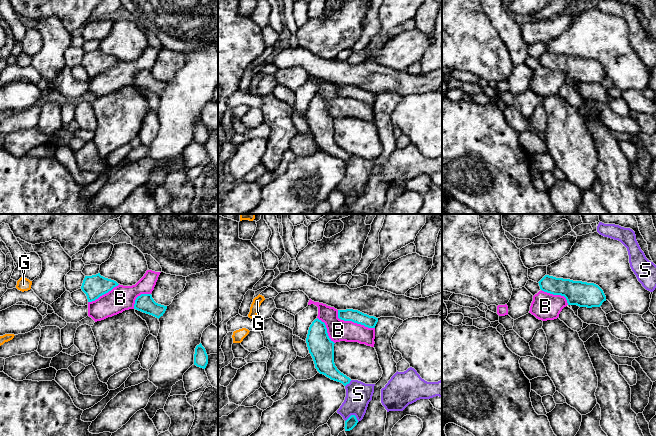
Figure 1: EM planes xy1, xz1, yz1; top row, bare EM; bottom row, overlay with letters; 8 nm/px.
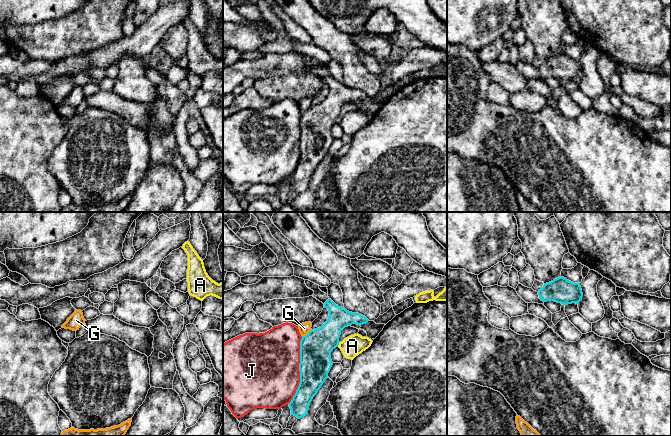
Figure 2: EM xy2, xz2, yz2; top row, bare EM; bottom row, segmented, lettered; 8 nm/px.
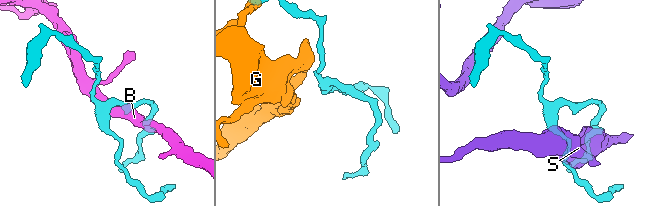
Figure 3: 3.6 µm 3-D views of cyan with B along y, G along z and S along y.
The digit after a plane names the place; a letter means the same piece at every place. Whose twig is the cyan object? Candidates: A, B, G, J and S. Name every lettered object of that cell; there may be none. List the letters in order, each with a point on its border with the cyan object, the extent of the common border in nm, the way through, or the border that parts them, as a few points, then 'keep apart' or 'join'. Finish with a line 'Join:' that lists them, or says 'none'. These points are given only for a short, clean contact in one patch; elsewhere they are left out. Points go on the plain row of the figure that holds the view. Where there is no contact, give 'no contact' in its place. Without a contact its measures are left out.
A: contact xz2 (338, 120); length 40 nm; border xz2 (339, 119), (337, 122); keep apart
B: contact xz1 (353, 97); length 340 nm; keep apart
G: contact xz2 (307, 110); length 100 nm; border xz2 (311, 105), (302, 113); keep apart
J: contact xz2 (299, 146); length 550 nm; keep apart
S: contact xz1 (352, 191); length 110 nm; border xz1 (358, 196), (354, 191), (351, 191), (345, 197); keep apart
Join: none

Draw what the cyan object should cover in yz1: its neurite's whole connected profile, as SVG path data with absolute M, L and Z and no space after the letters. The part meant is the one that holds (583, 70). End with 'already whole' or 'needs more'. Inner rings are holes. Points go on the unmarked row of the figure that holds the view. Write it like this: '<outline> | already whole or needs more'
M545 51L538 59L542 67L564 72L568 81L592 84L600 83L606 77L603 66L594 59L556 54L549 51Z | already whole

